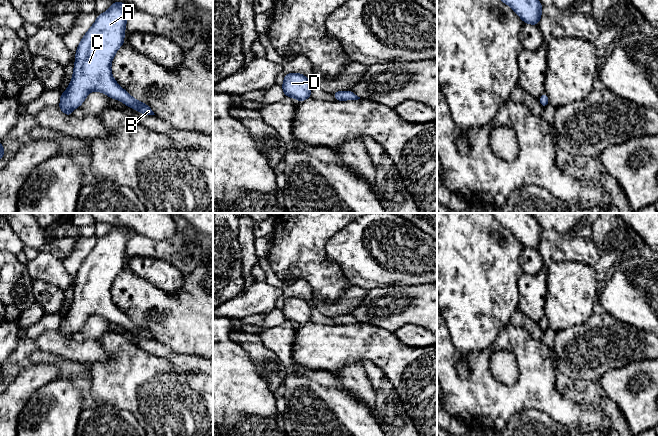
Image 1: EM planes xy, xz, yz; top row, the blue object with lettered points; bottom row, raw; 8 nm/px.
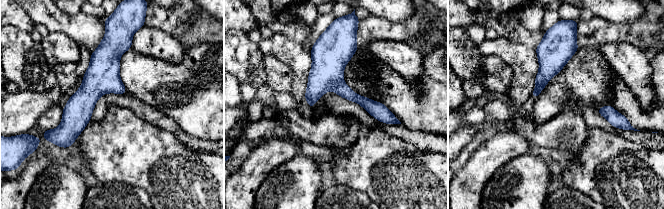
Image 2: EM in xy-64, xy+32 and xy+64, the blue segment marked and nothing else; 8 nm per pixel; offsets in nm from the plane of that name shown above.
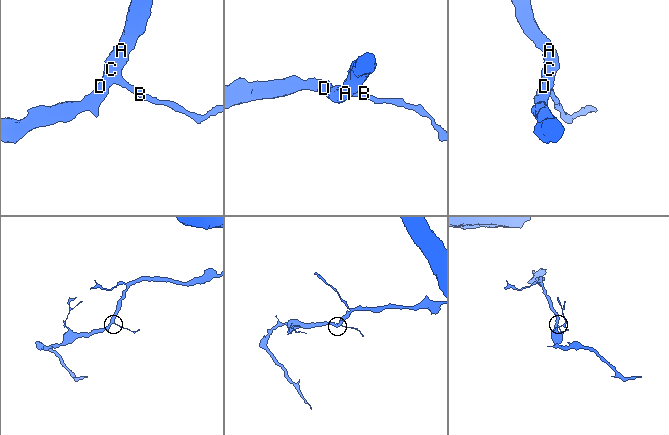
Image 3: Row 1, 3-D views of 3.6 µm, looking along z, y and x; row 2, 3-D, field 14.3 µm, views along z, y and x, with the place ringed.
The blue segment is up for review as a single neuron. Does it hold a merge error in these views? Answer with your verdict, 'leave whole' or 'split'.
leave whole

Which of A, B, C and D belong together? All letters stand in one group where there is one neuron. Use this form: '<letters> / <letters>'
A B C D

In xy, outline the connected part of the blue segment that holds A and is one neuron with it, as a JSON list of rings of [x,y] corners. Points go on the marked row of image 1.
[[[112,2],[111,7],[105,13],[98,15],[94,24],[80,41],[75,54],[71,82],[66,91],[60,94],[61,100],[58,105],[67,116],[72,116],[72,110],[80,107],[91,91],[102,92],[146,116],[155,115],[148,105],[134,99],[127,91],[120,87],[111,72],[112,60],[117,50],[124,44],[125,27],[129,16],[127,12],[128,6],[123,2]]]

